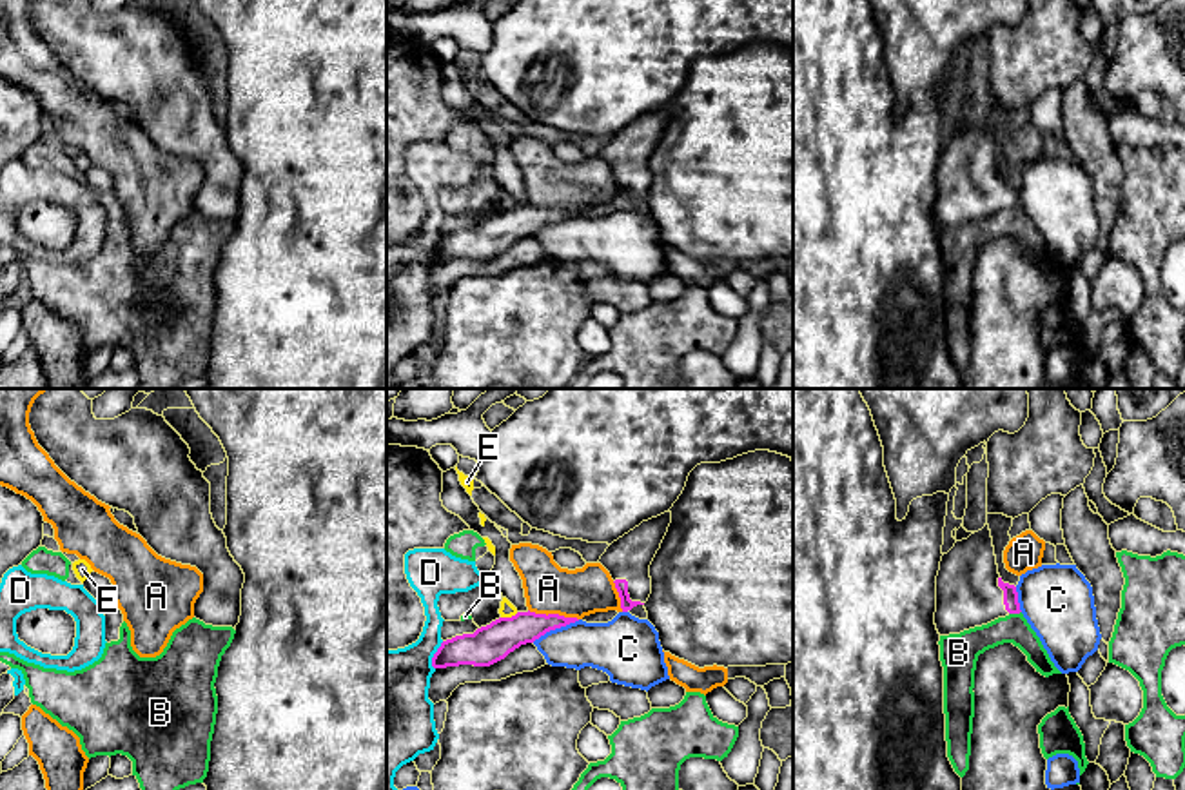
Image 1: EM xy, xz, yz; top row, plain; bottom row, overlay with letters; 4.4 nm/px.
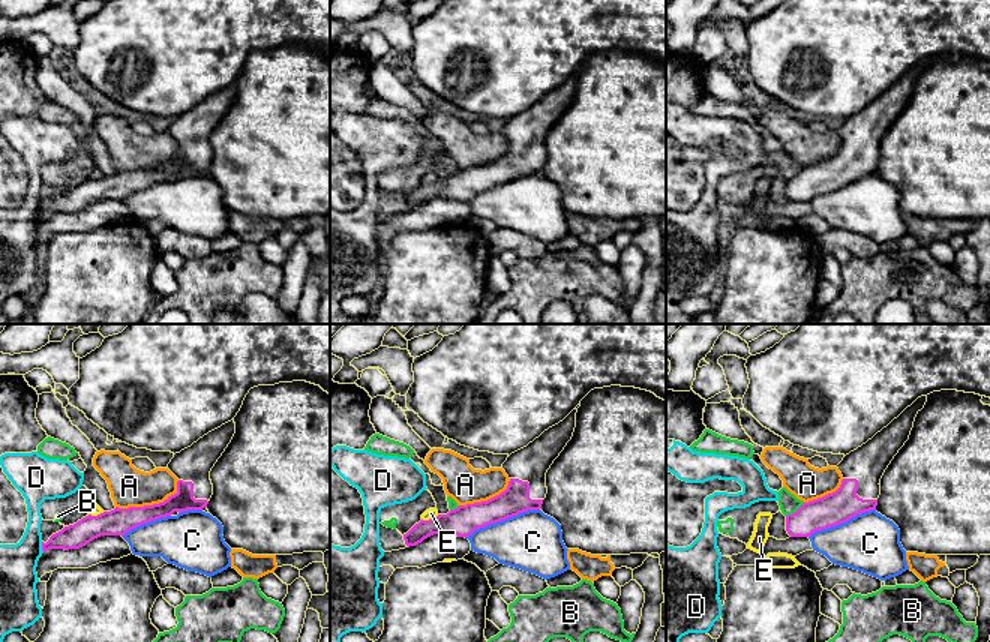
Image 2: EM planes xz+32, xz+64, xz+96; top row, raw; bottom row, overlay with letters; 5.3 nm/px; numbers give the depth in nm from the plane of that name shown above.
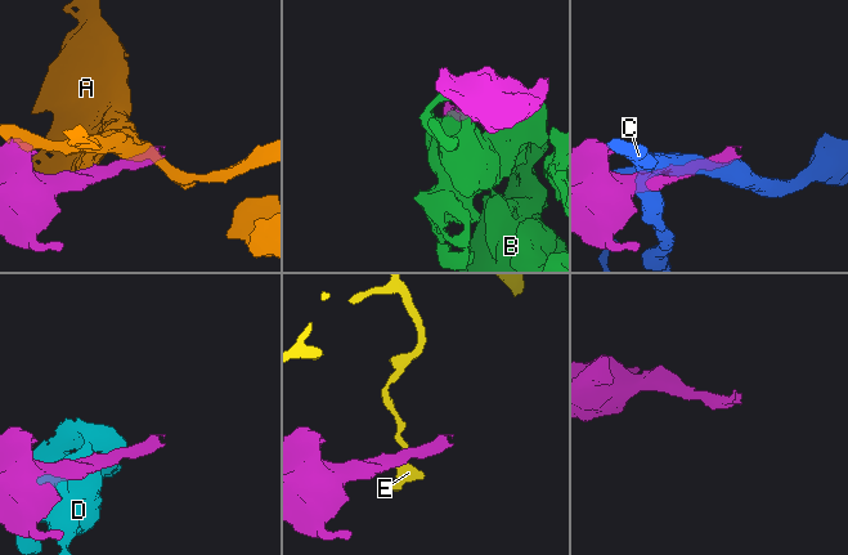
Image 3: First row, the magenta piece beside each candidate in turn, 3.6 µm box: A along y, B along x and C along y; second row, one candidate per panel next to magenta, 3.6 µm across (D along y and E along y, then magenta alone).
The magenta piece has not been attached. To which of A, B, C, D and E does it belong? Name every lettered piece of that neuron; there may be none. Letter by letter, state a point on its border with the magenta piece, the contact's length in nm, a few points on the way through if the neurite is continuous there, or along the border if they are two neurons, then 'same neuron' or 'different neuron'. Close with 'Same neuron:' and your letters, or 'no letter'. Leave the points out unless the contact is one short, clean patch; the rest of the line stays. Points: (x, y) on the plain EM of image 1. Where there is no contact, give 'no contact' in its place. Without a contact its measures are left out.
A: xz (554, 207) | 220 nm | different neuron
B: yz (1015, 206) | 60 nm | different neuron
C: xz (556, 220) | 240 nm | different neuron
D: xz (434, 249) | 130 nm | different neuron
E: xz (509, 211) | 80 nm | along xz (518, 206), (501, 211) | different neuron
Same neuron: no letter

